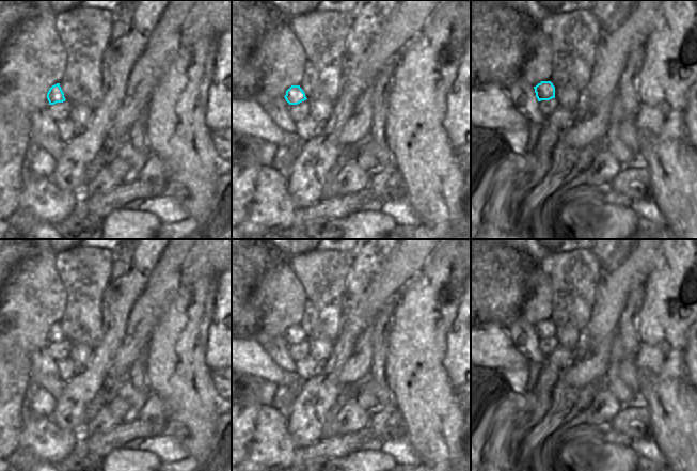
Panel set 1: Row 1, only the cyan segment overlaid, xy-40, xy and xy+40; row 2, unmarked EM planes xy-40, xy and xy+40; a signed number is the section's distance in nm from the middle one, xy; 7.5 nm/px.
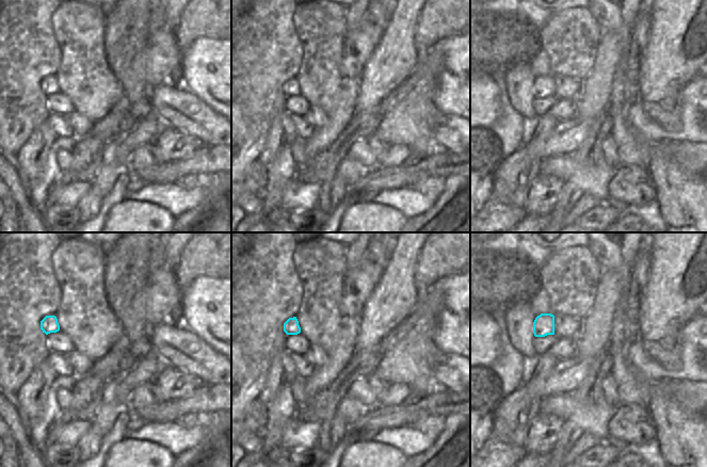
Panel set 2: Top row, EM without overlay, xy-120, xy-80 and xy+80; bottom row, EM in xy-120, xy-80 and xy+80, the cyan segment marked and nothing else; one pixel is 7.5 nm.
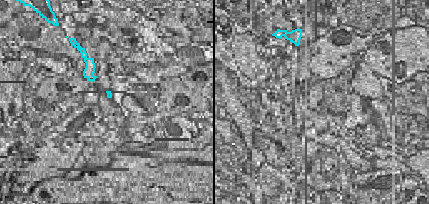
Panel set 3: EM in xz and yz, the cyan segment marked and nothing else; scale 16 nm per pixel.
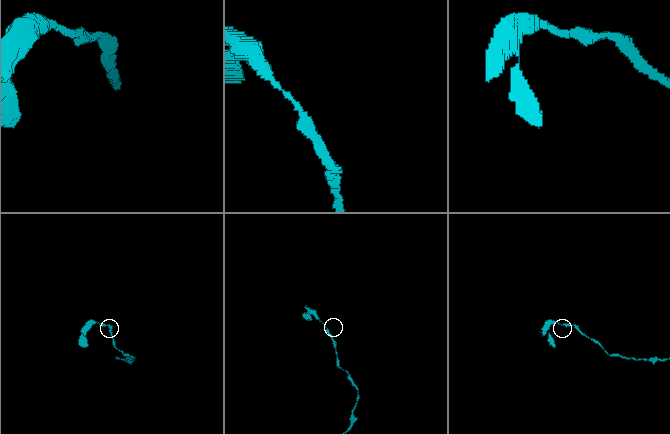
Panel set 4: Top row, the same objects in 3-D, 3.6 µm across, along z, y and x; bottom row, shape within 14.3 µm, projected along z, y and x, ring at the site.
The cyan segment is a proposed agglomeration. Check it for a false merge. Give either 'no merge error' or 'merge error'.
no merge error

